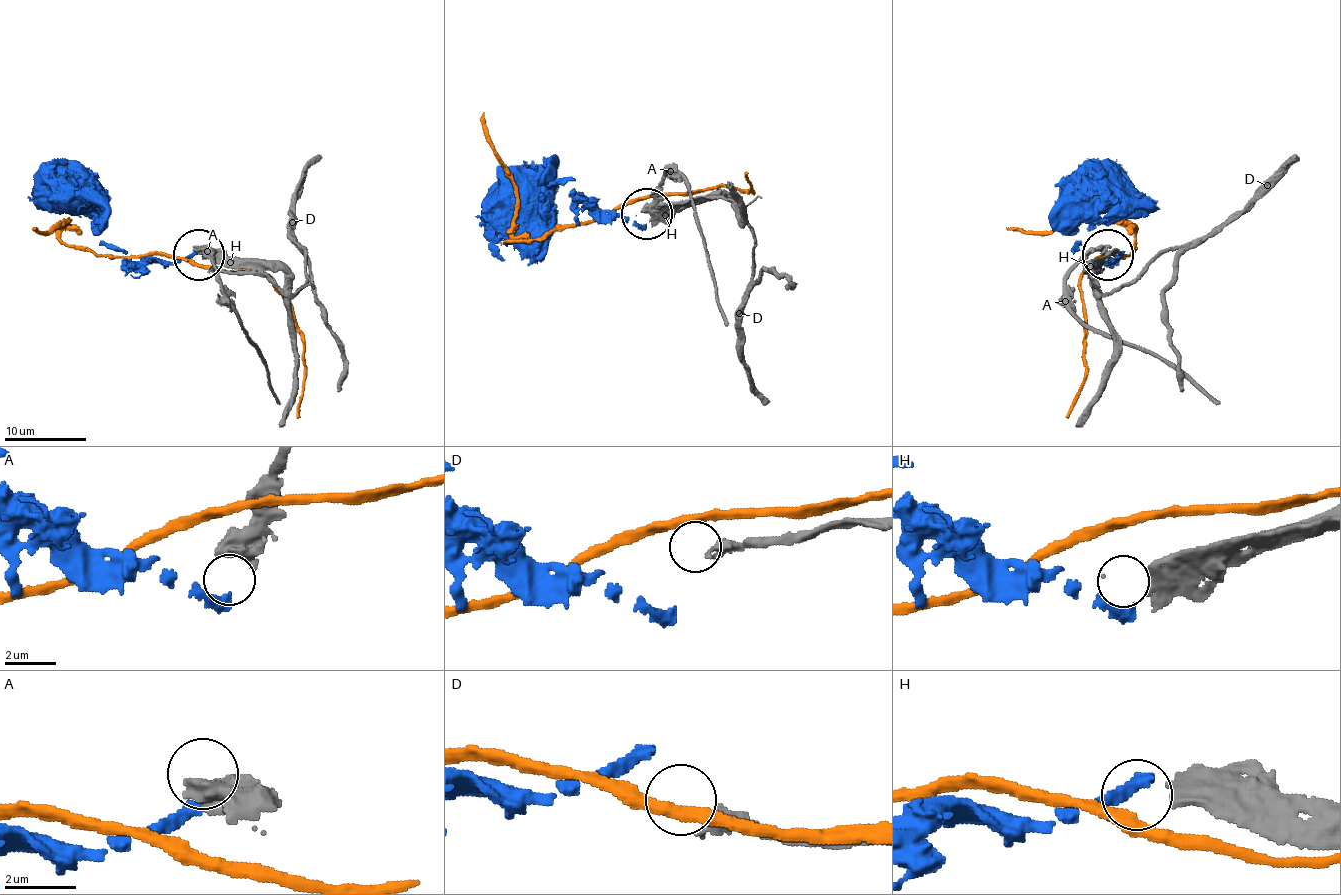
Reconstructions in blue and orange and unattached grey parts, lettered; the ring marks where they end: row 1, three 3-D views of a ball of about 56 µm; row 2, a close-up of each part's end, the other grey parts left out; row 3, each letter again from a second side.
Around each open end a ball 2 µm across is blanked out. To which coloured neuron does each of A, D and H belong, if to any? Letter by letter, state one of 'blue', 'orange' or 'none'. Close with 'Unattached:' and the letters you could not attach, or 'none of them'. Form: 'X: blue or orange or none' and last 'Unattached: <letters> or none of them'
A: none
D: none
H: blue
Unattached: A, D

